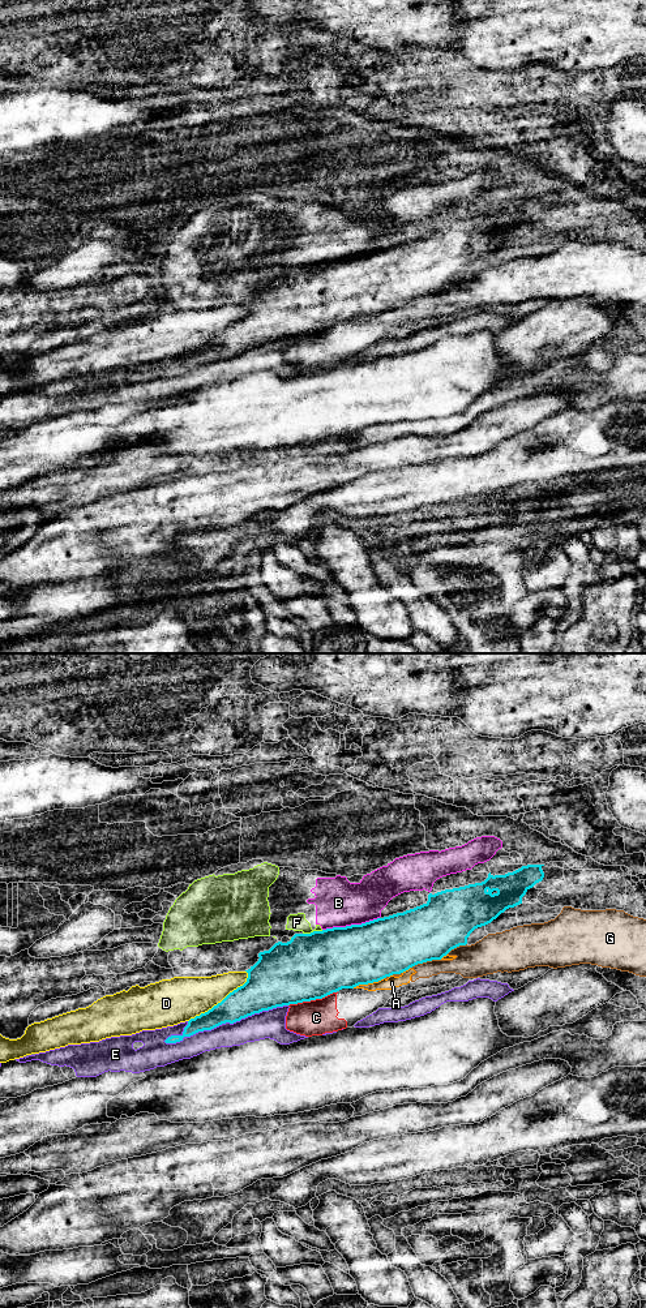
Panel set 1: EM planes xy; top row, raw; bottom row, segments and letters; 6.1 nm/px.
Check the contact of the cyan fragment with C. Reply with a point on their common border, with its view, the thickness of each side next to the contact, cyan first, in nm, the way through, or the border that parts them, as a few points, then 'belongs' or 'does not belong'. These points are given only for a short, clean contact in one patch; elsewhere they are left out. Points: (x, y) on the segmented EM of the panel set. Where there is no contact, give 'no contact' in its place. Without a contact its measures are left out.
meets cyan in xy at (312, 999); 400 nm thick on the cyan side, 220 nm on the other; does not belong

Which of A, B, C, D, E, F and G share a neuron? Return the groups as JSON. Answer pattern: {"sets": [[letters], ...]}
{"sets": [["A", "C", "G"], ["B", "F"], ["D"], ["E"]]}

